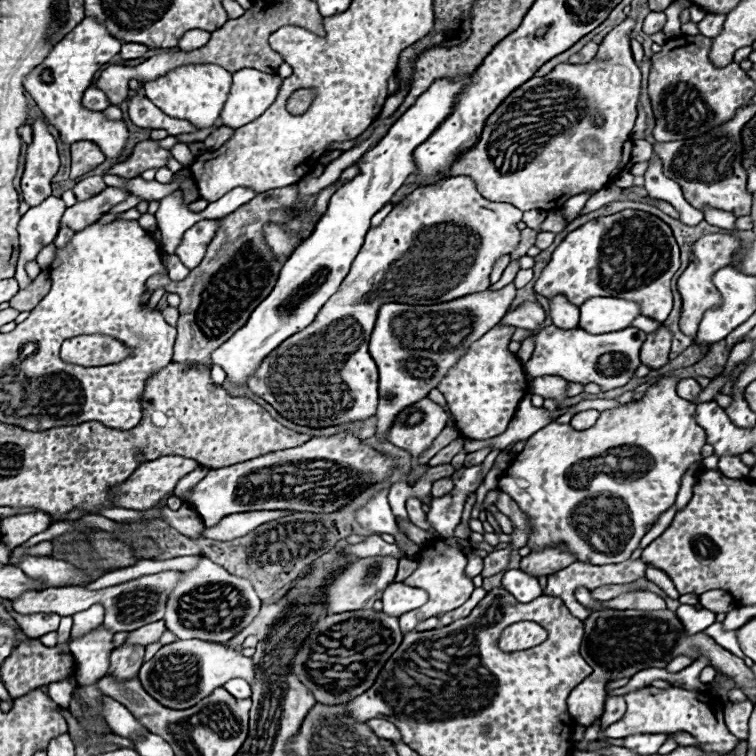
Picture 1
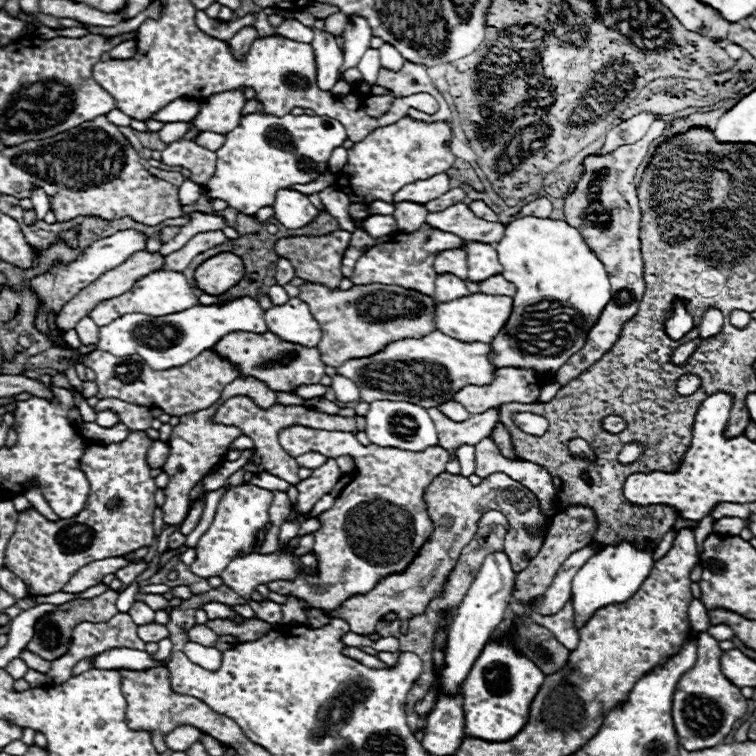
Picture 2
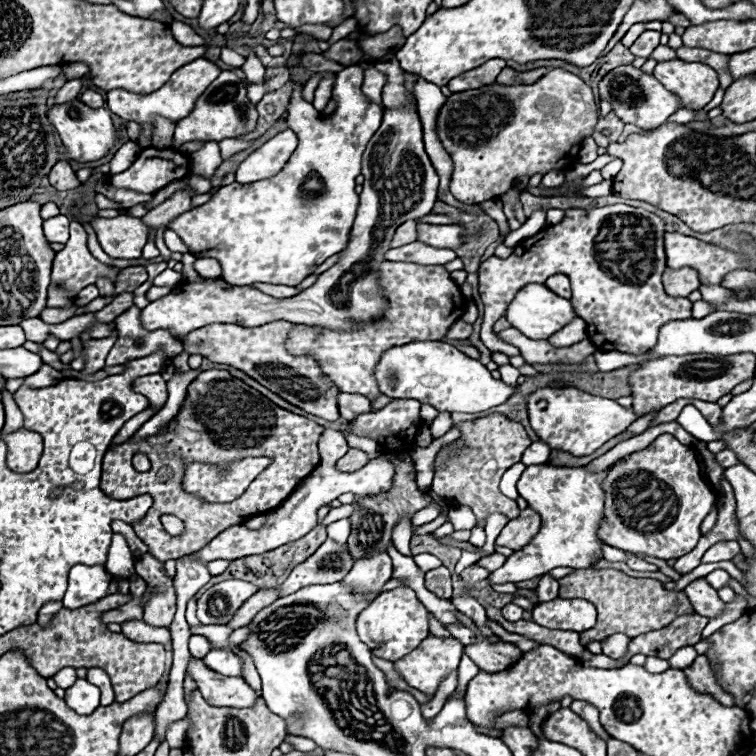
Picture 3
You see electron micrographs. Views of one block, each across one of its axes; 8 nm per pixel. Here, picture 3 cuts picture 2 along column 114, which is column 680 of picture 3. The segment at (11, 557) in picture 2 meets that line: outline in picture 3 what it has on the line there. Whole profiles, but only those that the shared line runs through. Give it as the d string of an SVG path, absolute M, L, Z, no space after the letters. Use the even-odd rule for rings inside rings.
M660 434L644 450L620 458L606 474L604 522L600 540L632 554L646 554L660 560L688 554L700 540L700 524L714 506L714 492L700 476L692 446L680 444L670 434Z

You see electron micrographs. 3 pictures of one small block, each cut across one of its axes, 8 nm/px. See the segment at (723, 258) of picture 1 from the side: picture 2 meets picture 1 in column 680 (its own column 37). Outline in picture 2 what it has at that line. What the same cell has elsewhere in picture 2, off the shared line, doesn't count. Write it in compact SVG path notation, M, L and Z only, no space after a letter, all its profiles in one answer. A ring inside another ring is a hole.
M124 230L124 232L116 232L108 238L96 240L90 246L86 246L82 252L78 252L78 256L68 262L68 264L54 264L48 272L38 274L30 280L30 288L34 294L38 294L38 298L42 300L42 308L38 310L36 316L36 328L42 334L50 334L50 324L48 324L48 310L52 310L54 314L58 314L62 310L62 306L72 300L82 288L86 288L88 284L92 284L96 278L100 278L104 272L120 266L124 260L128 260L128 256L132 256L132 252L140 252L144 250L146 240L136 232L136 230Z

